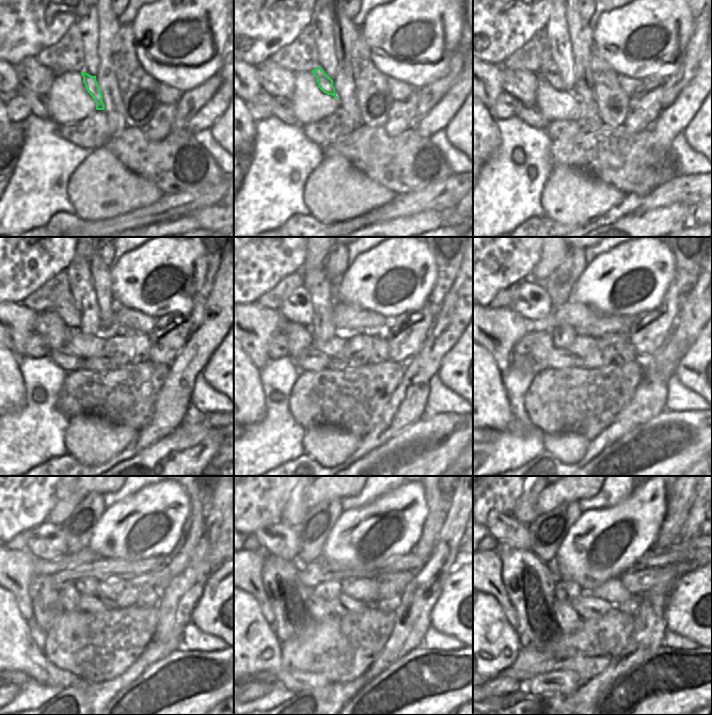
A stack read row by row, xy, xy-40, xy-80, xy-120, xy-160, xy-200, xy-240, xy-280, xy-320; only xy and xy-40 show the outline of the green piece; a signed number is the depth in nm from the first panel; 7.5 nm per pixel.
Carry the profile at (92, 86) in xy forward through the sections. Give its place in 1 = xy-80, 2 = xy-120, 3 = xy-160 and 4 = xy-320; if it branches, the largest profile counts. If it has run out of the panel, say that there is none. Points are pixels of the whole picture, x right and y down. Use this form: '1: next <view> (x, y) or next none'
1: next xy-80 (549, 72)
2: next xy-120 (65, 307)
3: next xy-160 (298, 307)
4: next xy-320 (505, 528)

